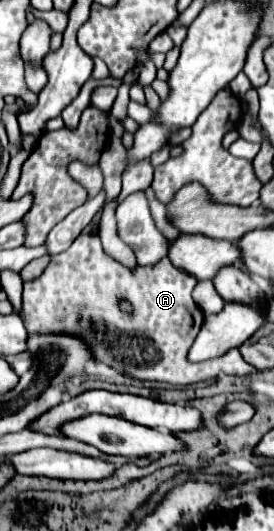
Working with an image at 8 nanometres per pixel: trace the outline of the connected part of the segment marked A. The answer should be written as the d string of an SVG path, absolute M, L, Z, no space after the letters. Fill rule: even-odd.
M79 235L67 251L53 255L51 265L39 279L23 283L23 321L29 333L71 333L89 341L97 361L123 369L137 379L193 385L213 381L219 375L257 373L239 349L203 363L187 361L187 351L204 321L191 297L195 285L197 279L177 269L169 259L161 259L157 267L131 271L105 255L99 235ZM123 297L133 305L133 317L119 309Z

